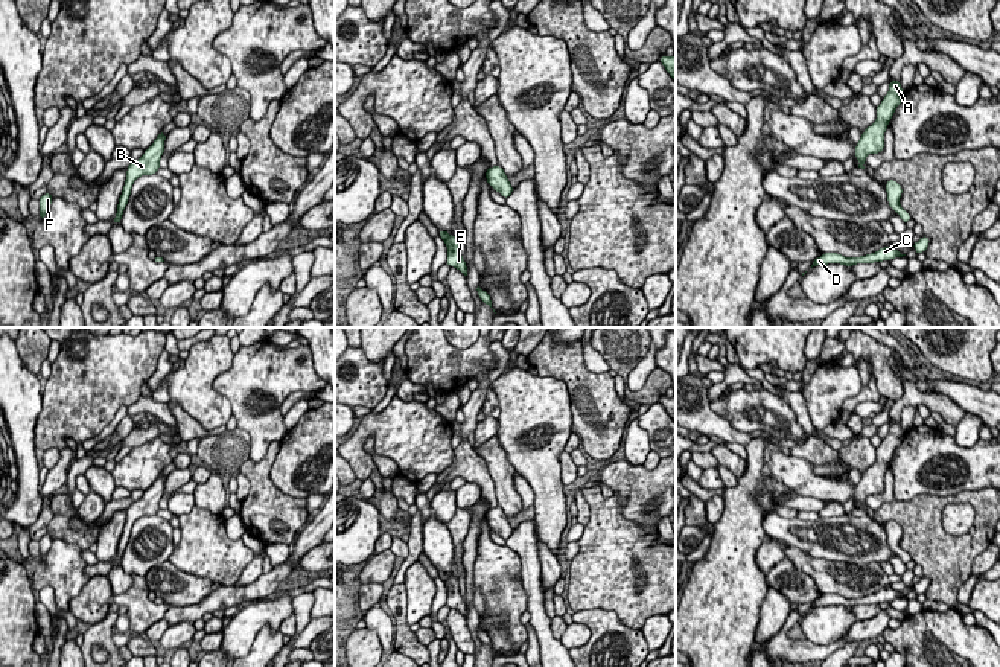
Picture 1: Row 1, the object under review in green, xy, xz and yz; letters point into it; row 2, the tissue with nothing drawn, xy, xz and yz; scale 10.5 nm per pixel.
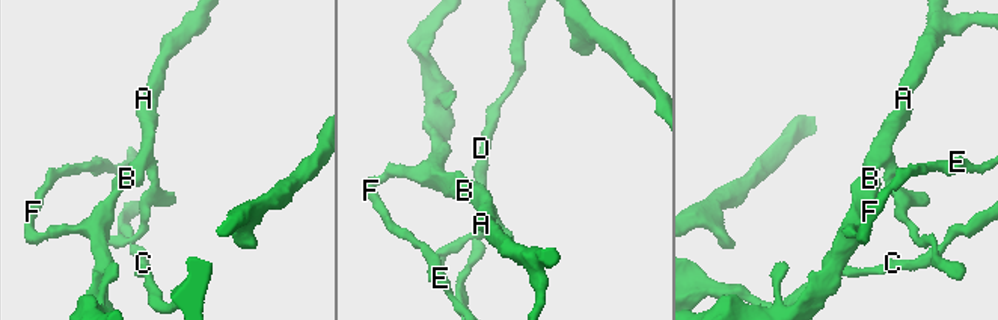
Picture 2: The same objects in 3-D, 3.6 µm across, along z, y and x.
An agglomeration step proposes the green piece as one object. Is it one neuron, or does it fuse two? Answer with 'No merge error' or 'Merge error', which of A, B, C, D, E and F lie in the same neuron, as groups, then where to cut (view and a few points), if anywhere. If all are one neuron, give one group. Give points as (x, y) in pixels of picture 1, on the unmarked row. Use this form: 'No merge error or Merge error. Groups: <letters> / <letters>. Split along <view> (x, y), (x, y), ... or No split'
No merge error. Groups: A B C D E F. No split

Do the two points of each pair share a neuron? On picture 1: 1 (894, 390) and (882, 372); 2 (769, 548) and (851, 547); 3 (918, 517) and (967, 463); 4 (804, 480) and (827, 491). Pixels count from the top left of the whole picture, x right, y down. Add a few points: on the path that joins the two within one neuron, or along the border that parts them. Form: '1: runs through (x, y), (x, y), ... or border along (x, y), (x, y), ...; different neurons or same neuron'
1: runs through (891, 386), (886, 376); same neuron
2: border along (773, 538), (784, 539), (789, 544); different neurons
3: border along (973, 489), (950, 495), (917, 494), (903, 501); different neurons
4: runs through (810, 485), (821, 488); same neuron

